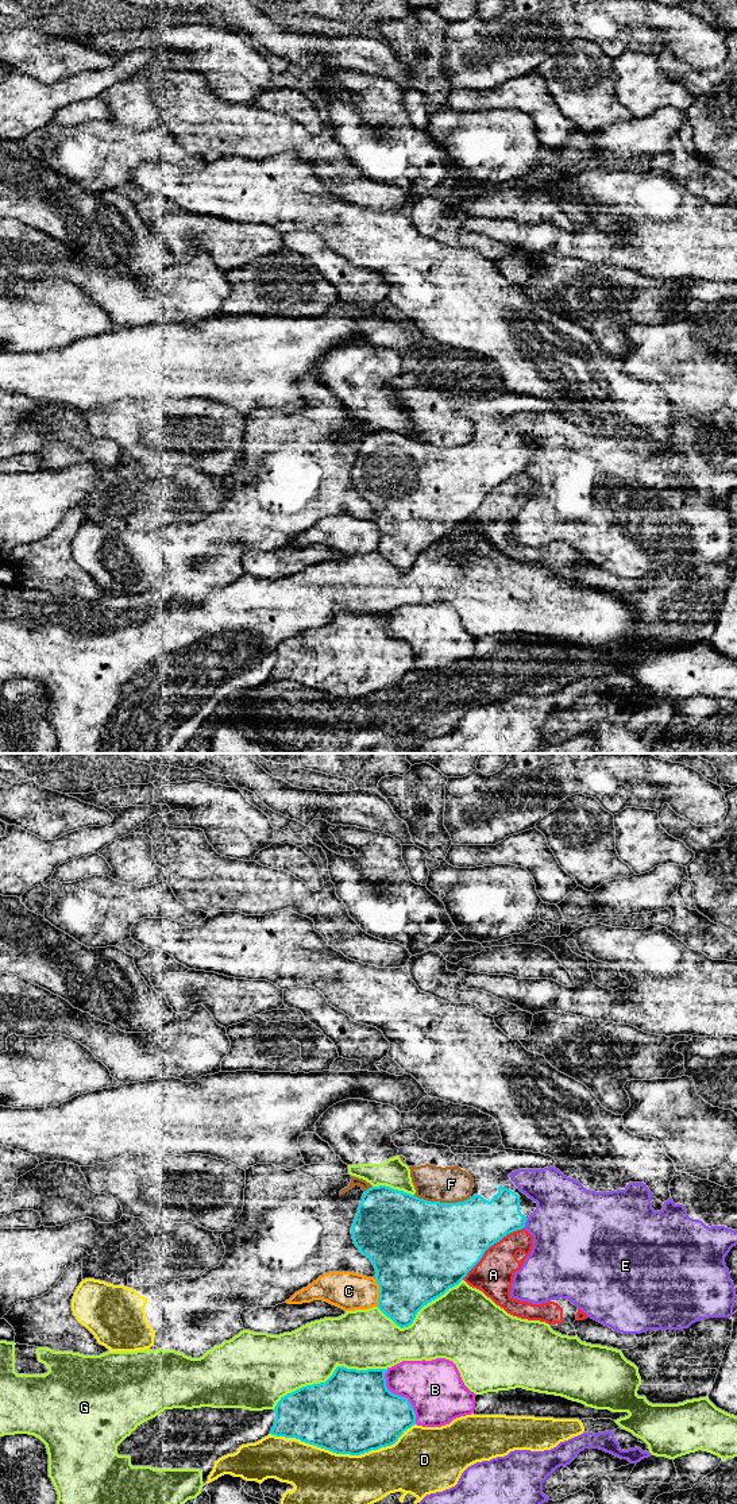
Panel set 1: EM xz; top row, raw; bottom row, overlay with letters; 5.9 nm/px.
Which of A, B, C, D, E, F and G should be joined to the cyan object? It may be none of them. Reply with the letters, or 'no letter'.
no letter

